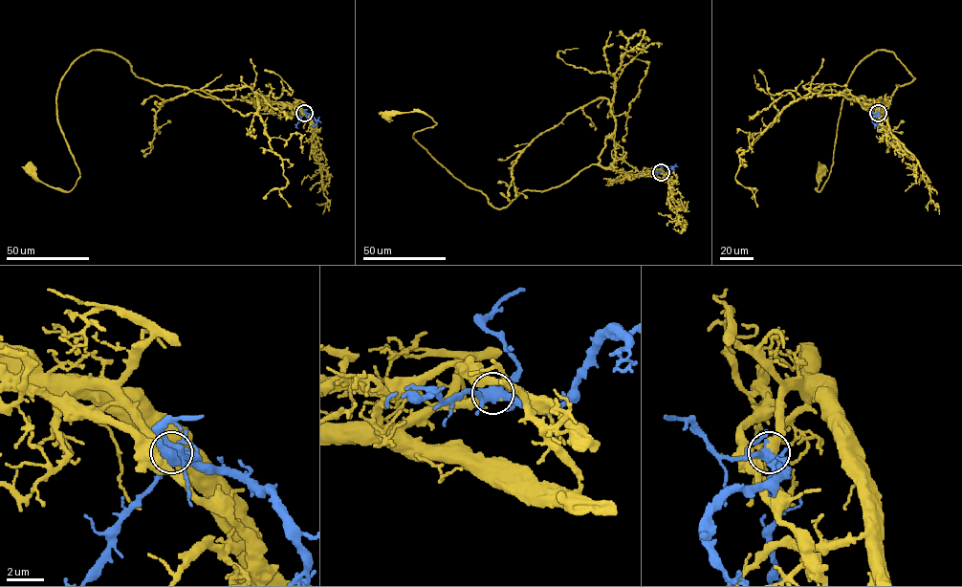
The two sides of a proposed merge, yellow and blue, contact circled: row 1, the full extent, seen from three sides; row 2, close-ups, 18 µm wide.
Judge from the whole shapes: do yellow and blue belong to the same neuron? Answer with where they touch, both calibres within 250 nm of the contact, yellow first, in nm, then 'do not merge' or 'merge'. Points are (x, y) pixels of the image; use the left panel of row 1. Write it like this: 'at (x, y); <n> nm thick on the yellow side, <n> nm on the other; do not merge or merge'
at (304, 113); 400 nm thick on the yellow side, 460 nm on the other; merge

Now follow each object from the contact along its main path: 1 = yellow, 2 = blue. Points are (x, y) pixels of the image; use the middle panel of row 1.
1: (661, 172), (590, 164), (496, 208), (413, 138), (436, 123), (431, 119), (386, 115)
2: (661, 172), (666, 173), (672, 167), (668, 170)

